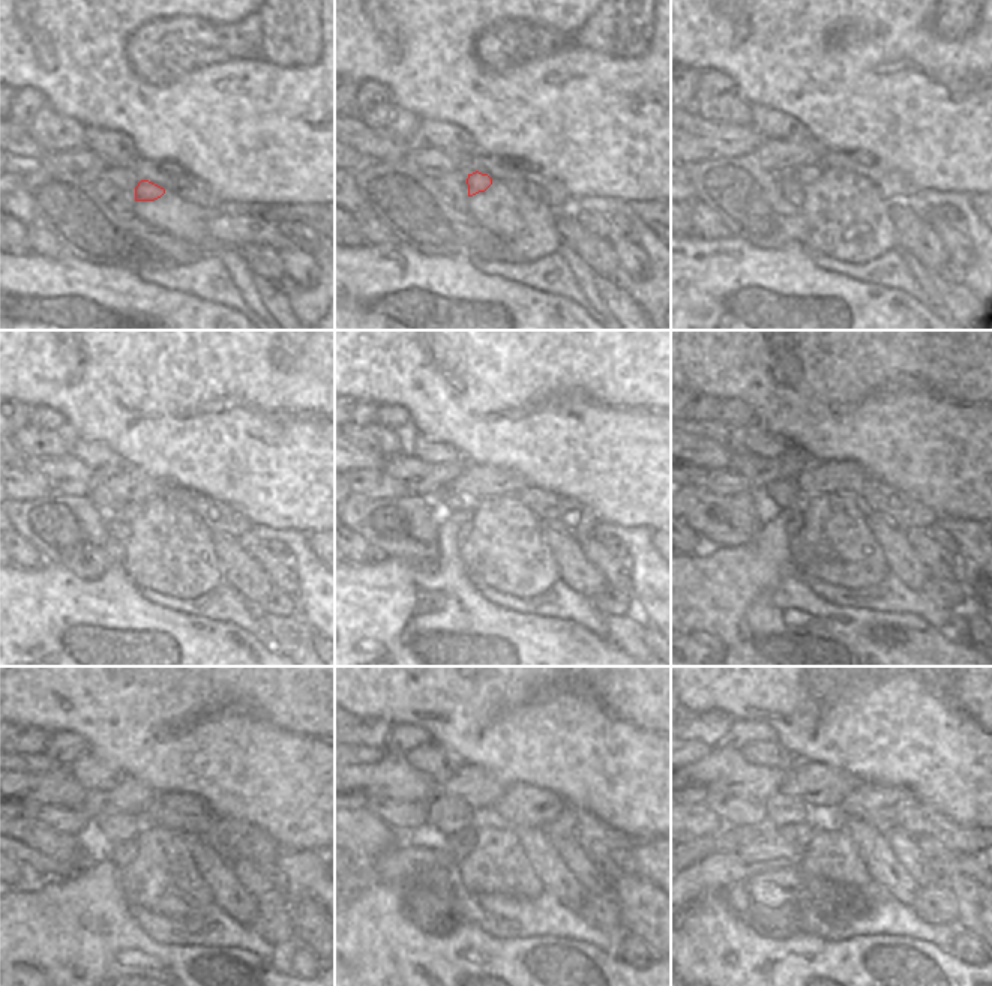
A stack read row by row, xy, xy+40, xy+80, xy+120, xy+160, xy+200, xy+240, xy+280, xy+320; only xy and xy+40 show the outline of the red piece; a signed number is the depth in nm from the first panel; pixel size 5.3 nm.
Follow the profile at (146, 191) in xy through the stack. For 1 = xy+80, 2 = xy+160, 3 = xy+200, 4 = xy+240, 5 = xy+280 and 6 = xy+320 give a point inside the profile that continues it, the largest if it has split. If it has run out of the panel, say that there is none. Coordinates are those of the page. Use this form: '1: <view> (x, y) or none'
1: xy+80 (806, 174)
2: xy+160 (462, 509)
3: xy+200 (787, 494)
4: xy+240 (117, 827)
5: xy+280 (449, 815)
6: xy+320 (781, 809)

